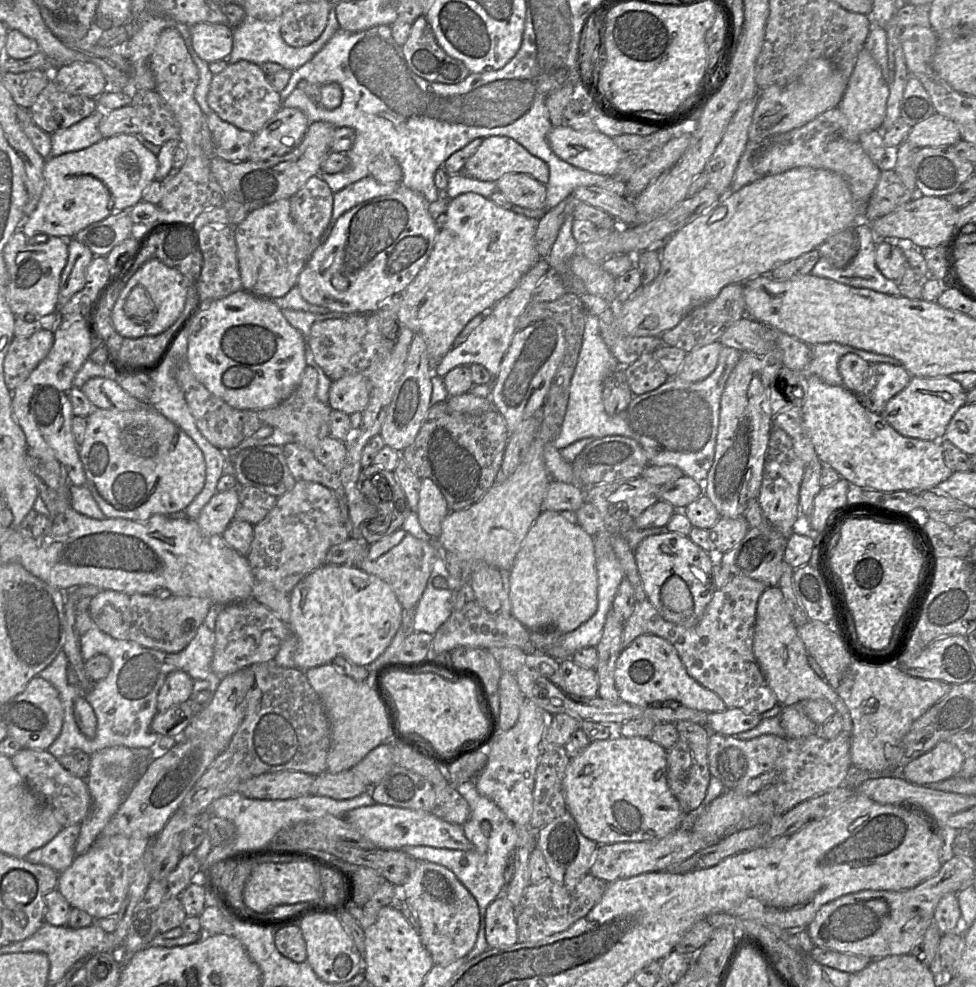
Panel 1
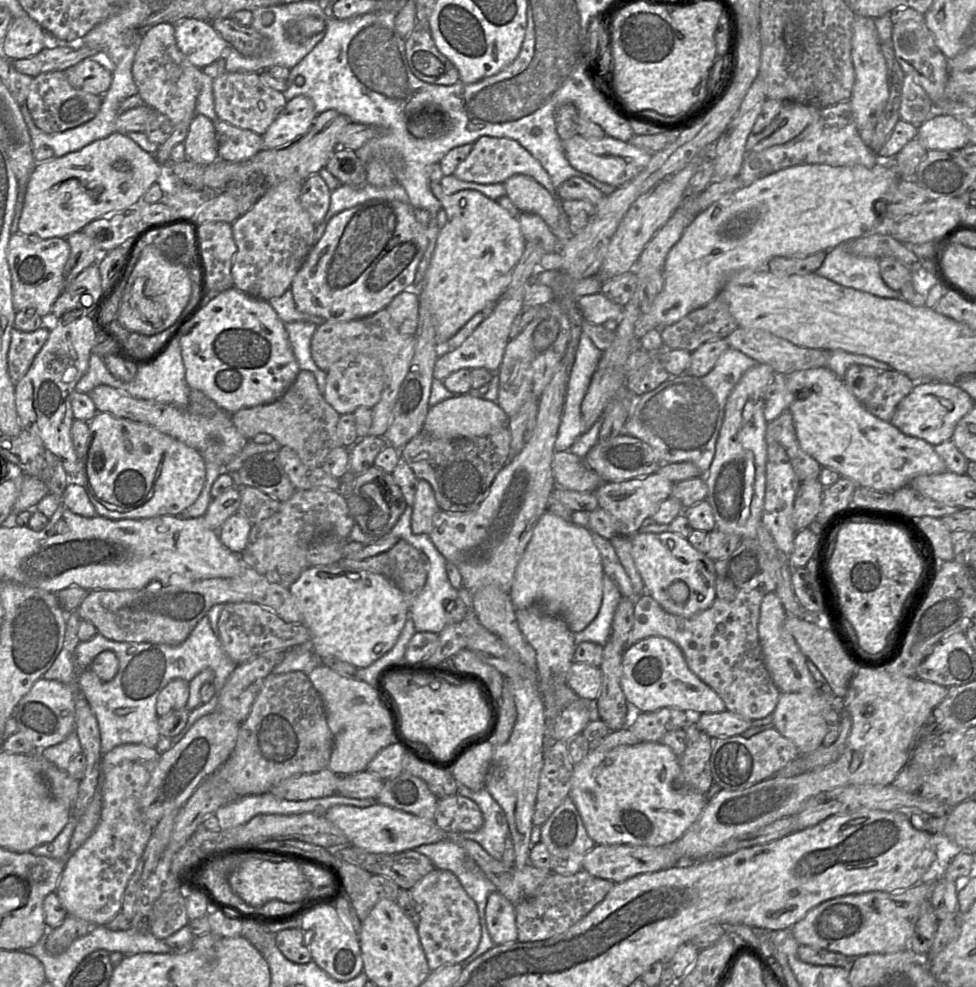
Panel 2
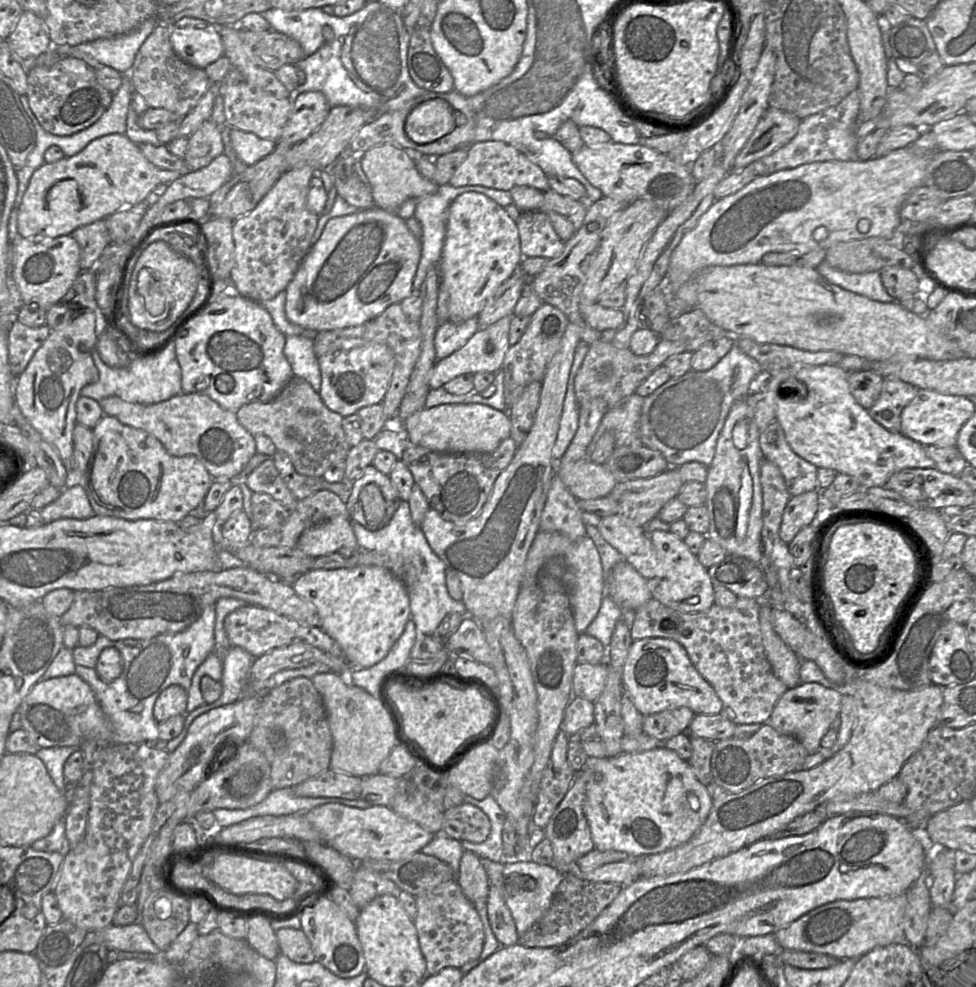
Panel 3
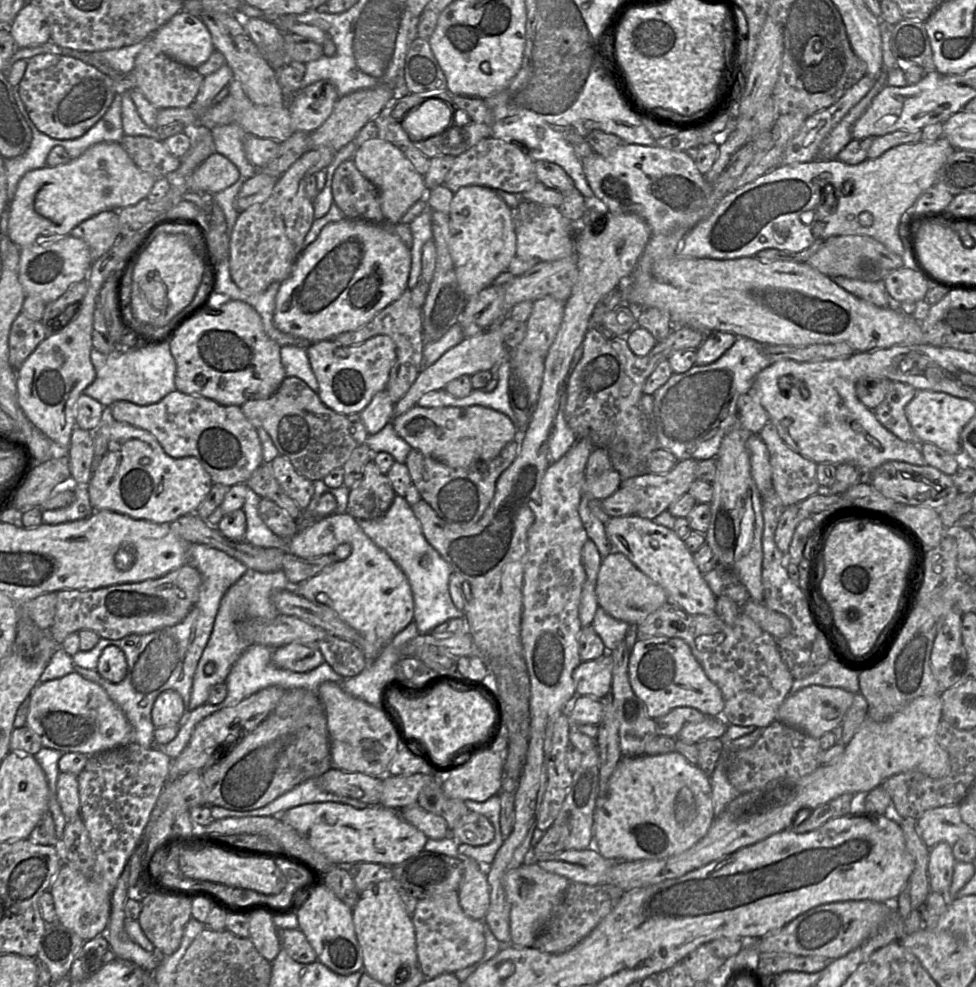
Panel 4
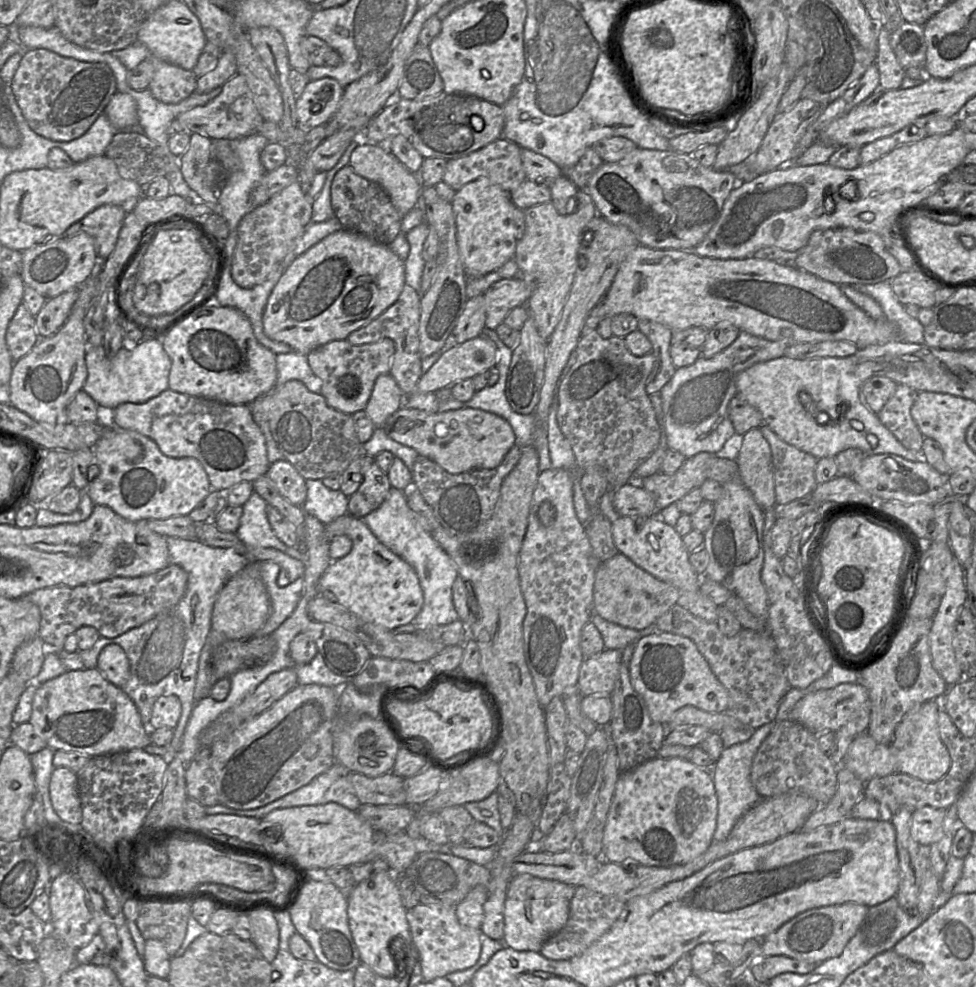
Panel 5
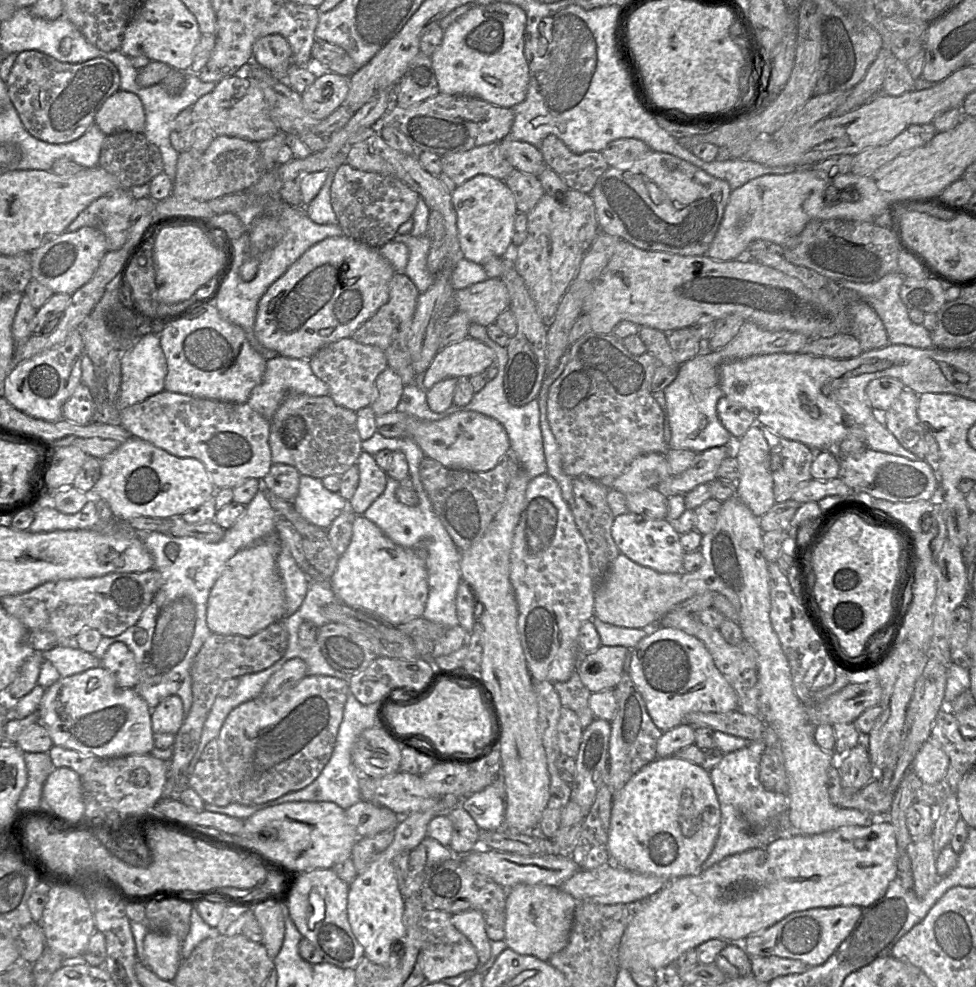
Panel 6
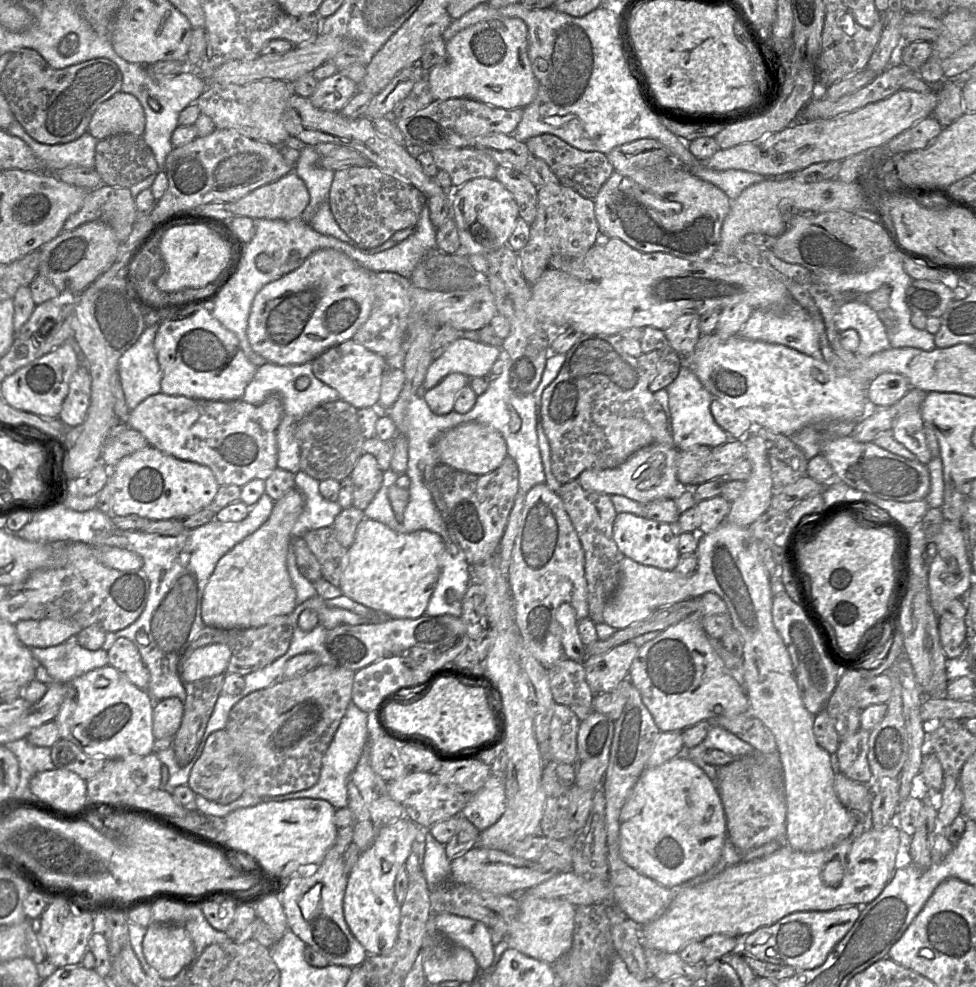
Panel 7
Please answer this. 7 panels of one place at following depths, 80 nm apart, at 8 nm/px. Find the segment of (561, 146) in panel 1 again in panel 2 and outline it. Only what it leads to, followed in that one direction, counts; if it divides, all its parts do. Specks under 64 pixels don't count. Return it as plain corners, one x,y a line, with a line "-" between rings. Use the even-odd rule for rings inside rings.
576,134
567,140
563,140
562,146
564,155
573,168
616,188
628,182
642,171
652,156
651,153
629,142
614,139
607,135
598,139

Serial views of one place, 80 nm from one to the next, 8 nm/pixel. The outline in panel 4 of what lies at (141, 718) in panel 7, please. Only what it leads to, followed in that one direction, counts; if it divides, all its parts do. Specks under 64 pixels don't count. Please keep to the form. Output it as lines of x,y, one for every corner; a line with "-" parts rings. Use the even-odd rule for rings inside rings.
76,671
64,677
39,682
31,692
29,700
26,726
40,737
43,747
90,756
133,742
133,728
120,707
99,684
85,679

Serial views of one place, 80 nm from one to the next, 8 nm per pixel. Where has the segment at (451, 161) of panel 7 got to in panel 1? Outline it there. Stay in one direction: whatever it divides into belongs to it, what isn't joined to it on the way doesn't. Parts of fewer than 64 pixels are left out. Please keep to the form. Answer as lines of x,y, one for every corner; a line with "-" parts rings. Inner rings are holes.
507,136
485,137
462,172
478,180
493,182
511,172
527,173
543,184
549,179
548,165

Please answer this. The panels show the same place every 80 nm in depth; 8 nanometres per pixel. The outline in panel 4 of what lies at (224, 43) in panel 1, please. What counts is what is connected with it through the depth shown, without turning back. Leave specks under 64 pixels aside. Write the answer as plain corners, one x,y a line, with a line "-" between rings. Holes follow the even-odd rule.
184,10
159,27
152,37
165,54
190,68
203,64
215,50
206,25

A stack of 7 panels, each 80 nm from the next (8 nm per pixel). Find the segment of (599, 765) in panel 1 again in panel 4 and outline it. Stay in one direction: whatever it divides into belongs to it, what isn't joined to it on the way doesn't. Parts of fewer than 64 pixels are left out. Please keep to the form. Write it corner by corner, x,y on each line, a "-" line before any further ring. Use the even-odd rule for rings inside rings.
673,751
666,754
648,755
642,754
635,757
622,757
615,767
608,781
605,795
598,797
593,814
593,847
606,859
609,860
660,860
678,855
701,840
708,832
714,820
714,806
710,777
698,766
691,764
679,752

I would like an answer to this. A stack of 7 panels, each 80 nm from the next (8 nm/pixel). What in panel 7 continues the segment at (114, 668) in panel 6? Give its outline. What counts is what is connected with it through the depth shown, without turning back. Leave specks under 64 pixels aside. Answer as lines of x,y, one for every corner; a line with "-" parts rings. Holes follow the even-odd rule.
118,638
107,653
110,666
123,673
138,688
147,690
150,674
132,641

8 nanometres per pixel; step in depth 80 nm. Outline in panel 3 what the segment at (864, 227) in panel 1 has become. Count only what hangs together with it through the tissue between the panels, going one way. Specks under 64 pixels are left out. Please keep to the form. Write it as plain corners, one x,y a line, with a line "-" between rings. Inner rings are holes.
825,261
817,266
816,270
830,283
865,296
871,300
883,303
898,303
898,299
888,294
883,286
880,272
850,273
834,268

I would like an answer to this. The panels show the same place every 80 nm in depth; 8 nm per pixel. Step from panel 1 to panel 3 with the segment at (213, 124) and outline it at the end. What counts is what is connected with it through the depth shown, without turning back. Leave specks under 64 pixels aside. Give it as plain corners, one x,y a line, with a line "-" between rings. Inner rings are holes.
235,127
229,128
229,137
237,157
247,166
252,166
271,154
277,145
276,141
260,138

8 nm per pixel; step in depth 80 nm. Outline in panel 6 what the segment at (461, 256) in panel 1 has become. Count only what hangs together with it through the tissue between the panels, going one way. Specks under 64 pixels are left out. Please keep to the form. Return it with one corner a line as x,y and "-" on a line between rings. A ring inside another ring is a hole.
479,174
457,186
452,193
462,257
481,264
488,257
512,253
514,222
518,213
515,198
504,181

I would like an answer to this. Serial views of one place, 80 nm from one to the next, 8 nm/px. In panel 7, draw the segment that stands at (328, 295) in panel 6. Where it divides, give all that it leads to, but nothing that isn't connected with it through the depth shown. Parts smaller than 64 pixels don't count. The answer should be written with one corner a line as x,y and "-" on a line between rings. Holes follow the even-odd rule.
324,248
312,253
296,270
265,285
251,305
247,338
254,352
277,365
311,362
325,350
352,339
368,320
374,304
374,273
345,253

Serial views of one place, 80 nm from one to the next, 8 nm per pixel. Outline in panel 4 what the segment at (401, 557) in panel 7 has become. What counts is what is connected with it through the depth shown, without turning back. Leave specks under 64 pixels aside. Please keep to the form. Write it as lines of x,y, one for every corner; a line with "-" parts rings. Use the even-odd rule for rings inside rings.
347,512
333,513
304,524
289,542
289,552
302,558
312,558
334,553
342,543
351,545
351,554
344,560
324,568
317,575
299,583
298,594
306,599
333,609
339,617
361,634
361,650
367,661
373,661
381,651
411,621
414,621
414,599
409,581
392,558
379,548
362,530
357,520

